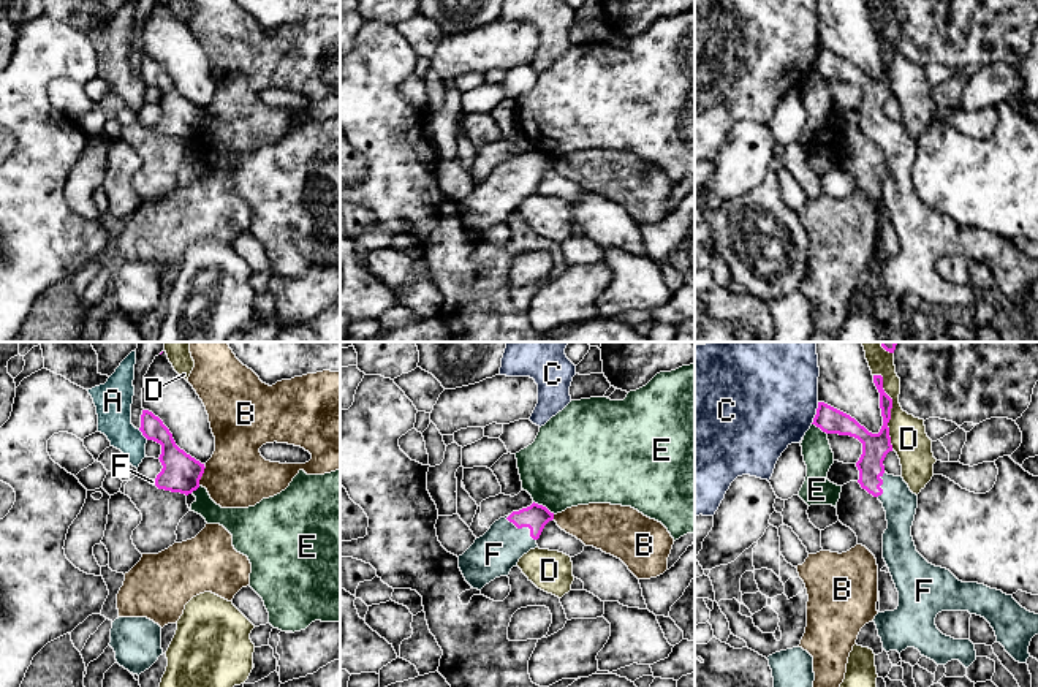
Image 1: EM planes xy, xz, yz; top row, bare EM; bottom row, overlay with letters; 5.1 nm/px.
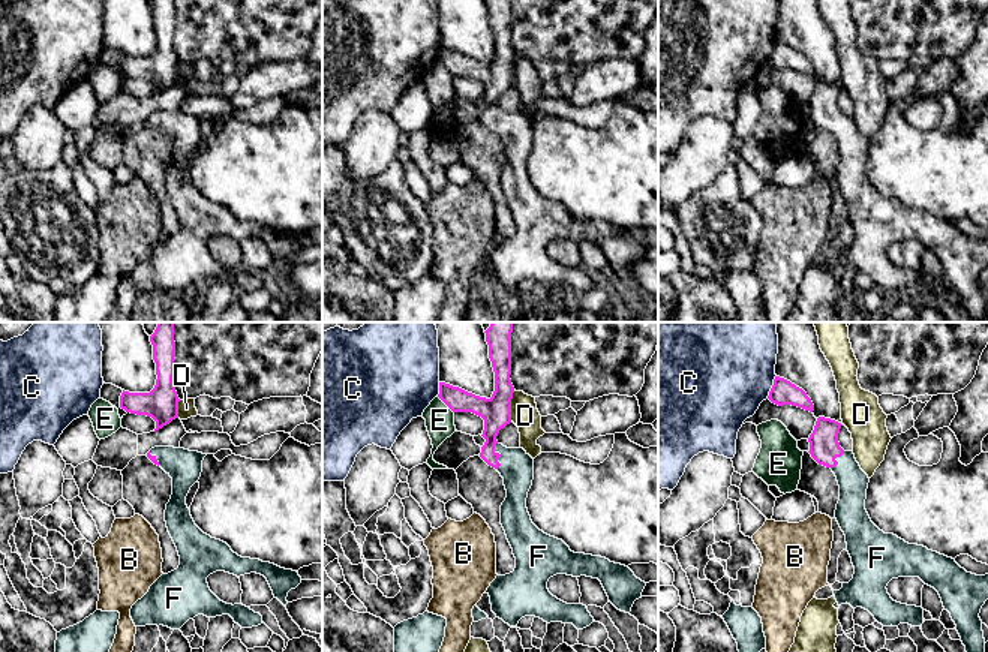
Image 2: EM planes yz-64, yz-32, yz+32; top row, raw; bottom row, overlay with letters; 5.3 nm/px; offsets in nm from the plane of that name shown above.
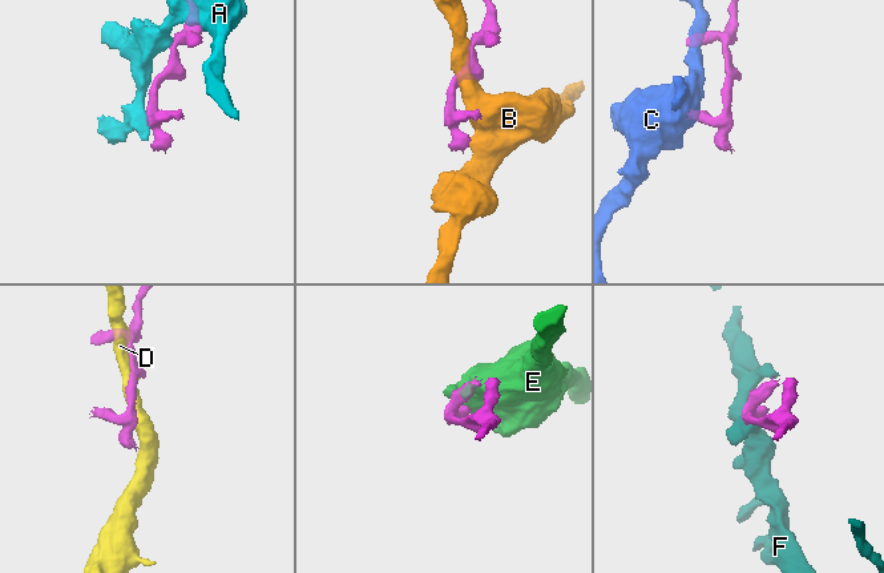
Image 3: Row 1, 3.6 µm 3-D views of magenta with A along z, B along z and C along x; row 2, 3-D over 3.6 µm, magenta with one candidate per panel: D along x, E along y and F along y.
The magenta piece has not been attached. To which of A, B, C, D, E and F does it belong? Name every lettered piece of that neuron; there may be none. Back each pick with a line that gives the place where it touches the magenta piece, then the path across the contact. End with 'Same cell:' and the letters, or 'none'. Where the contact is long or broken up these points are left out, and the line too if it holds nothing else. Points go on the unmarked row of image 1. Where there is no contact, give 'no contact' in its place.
F: meets magenta in xz at (522, 171); runs through xz (535, 162), (522, 171), (494, 200)
Same cell: F

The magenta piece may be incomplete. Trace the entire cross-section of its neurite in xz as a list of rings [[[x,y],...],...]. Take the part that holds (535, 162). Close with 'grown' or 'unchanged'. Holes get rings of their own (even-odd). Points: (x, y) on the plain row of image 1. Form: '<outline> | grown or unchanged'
[[[533,147],[495,166],[459,201],[459,214],[465,226],[481,236],[495,223],[508,222],[524,199],[538,193],[536,185],[552,165],[554,158]]] | grown

